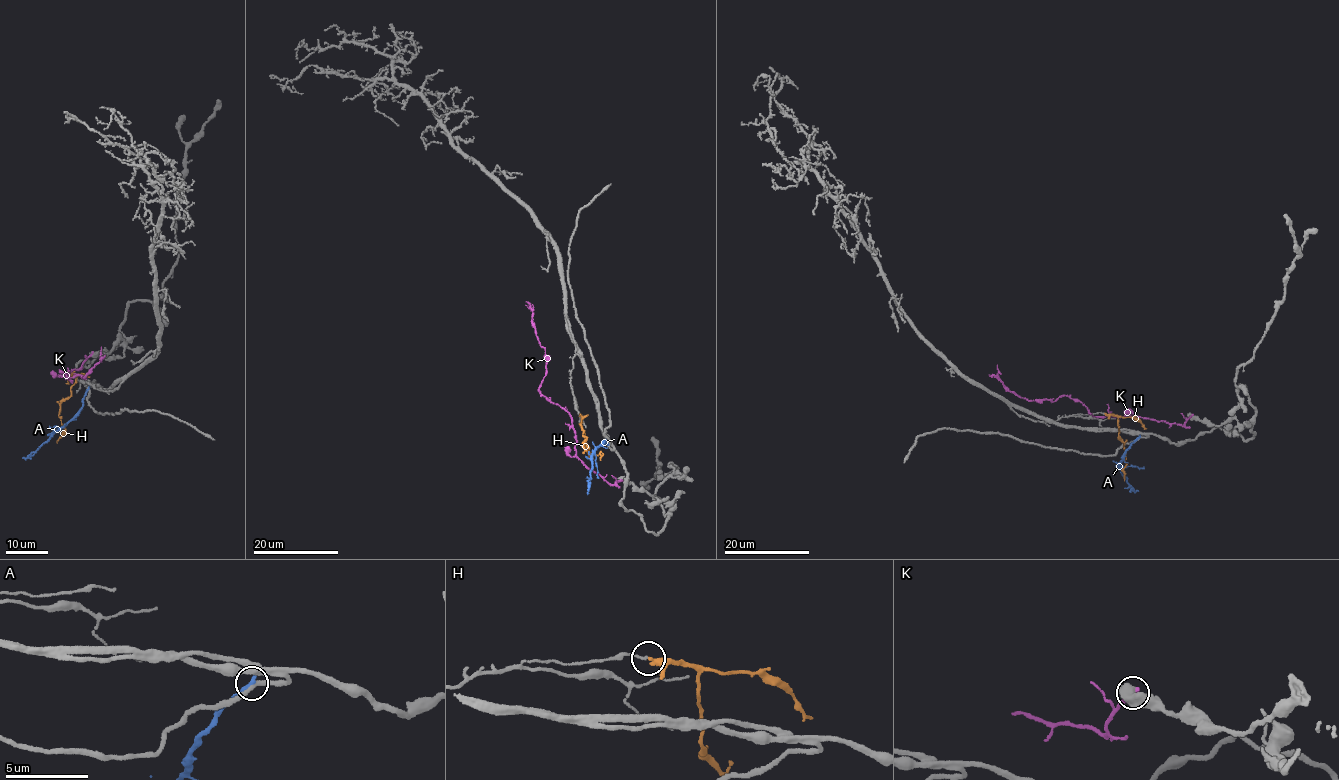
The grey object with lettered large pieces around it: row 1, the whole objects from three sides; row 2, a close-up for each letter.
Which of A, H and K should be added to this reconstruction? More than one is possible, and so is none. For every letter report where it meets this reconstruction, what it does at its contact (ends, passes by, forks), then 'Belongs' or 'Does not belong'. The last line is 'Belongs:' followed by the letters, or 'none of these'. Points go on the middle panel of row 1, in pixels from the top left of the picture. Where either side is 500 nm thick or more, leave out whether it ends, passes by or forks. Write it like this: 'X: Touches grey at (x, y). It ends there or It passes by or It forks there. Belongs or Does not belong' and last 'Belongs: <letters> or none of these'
A: Touches grey at (608, 444). It ends there. Does not belong
H: Touches grey at (580, 414). It ends there. Does not belong
K: Touches grey at (621, 480). Does not belong
Belongs: none of these

